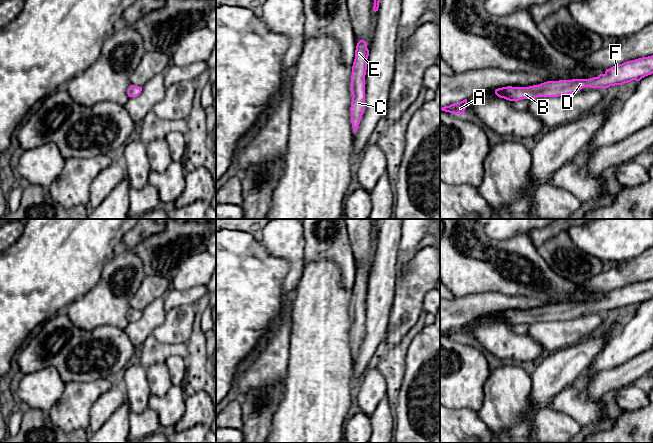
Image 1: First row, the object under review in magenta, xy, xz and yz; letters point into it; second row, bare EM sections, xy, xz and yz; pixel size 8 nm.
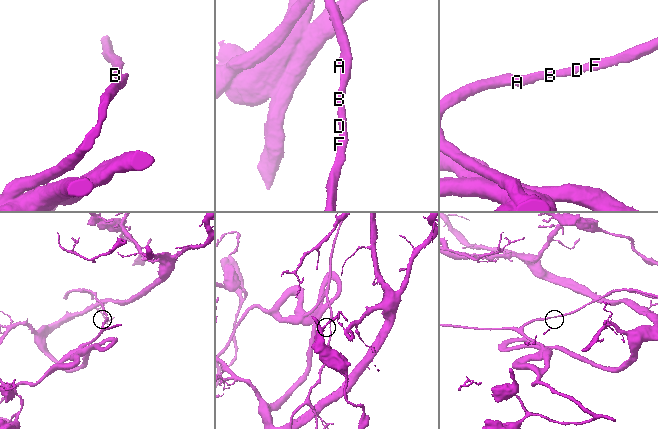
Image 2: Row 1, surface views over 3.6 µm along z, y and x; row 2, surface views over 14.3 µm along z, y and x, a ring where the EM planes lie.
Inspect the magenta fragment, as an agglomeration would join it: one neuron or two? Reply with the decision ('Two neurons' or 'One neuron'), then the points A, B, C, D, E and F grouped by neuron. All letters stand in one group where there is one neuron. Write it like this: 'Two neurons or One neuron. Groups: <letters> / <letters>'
One neuron. Groups: A B C D E F

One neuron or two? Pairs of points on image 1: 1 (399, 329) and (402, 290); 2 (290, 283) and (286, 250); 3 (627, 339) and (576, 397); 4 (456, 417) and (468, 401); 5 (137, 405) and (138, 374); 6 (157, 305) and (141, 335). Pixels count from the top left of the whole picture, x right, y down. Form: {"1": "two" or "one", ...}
{"1": "one", "2": "one", "3": "one", "4": "two", "5": "one", "6": "one"}

